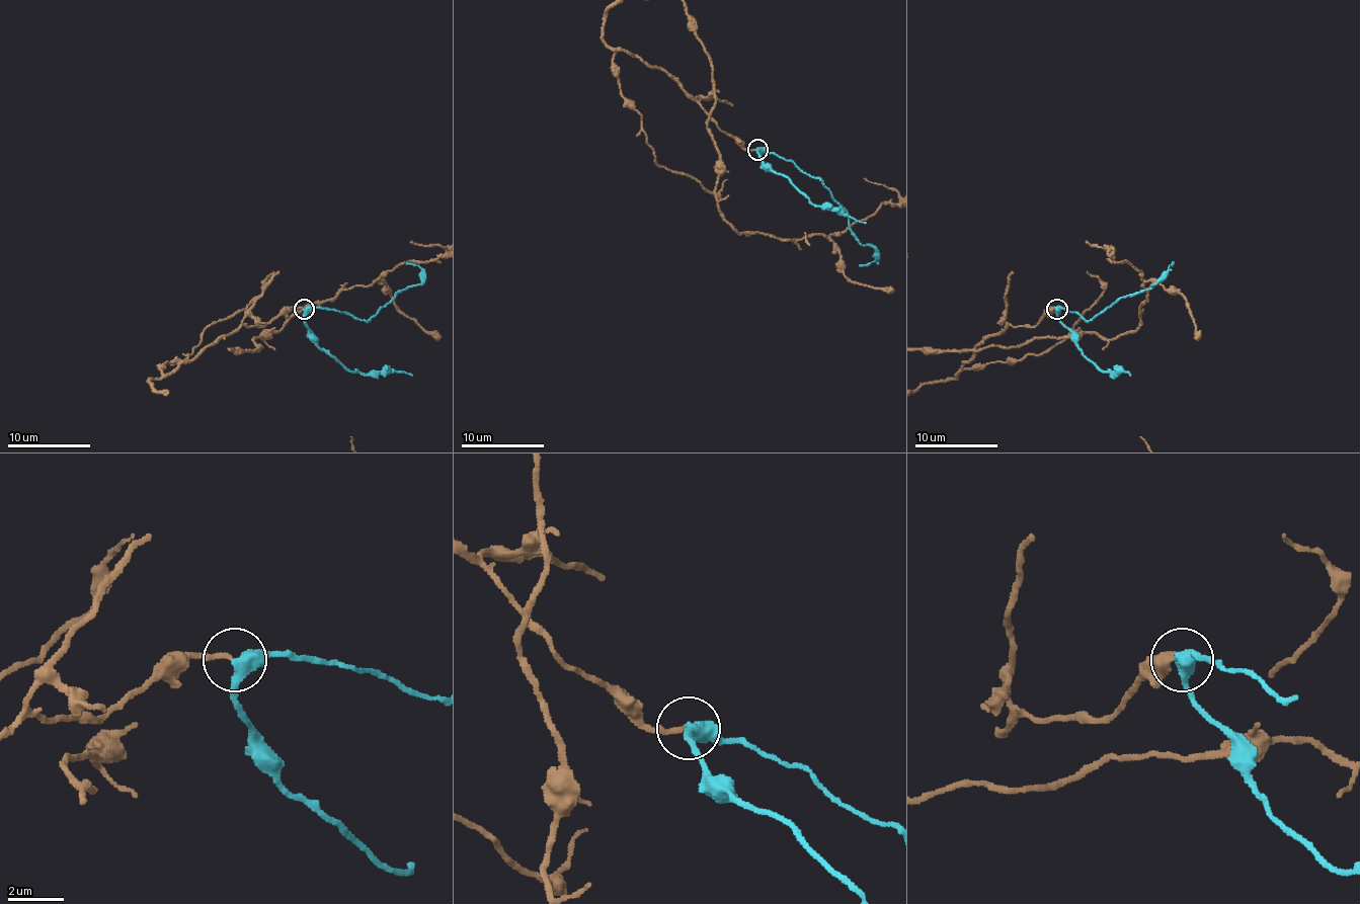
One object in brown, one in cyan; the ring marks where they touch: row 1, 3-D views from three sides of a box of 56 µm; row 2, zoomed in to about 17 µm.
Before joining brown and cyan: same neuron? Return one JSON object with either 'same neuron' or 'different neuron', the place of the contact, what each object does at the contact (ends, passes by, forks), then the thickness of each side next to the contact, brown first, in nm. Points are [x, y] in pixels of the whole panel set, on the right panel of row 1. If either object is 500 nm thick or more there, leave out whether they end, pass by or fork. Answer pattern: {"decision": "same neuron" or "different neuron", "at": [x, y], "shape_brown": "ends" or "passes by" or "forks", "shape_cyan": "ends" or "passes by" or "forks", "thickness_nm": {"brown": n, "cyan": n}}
{"decision": "same neuron", "at": [1056, 309], "shape_brown": "ends", "shape_cyan": "passes by", "thickness_nm": {"brown": 180, "cyan": 440}}

